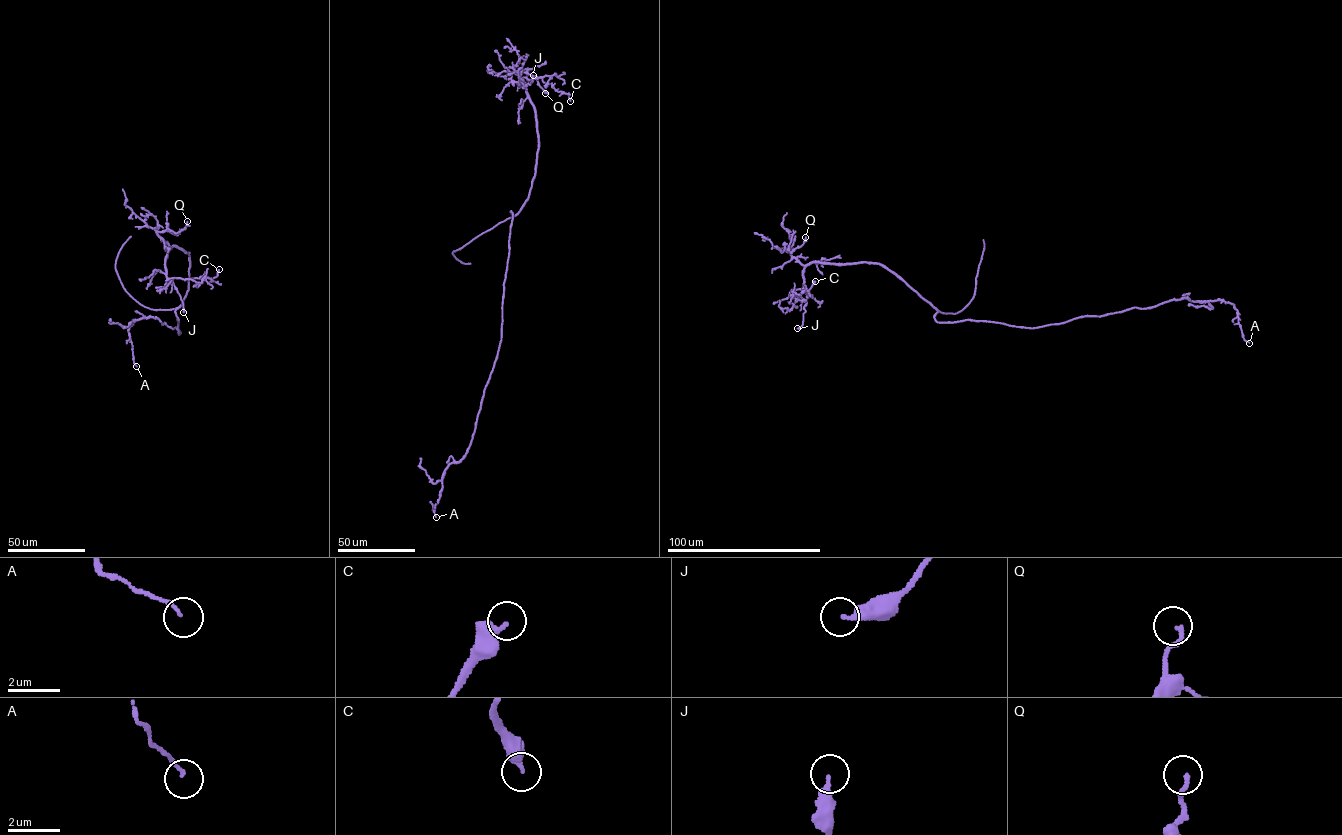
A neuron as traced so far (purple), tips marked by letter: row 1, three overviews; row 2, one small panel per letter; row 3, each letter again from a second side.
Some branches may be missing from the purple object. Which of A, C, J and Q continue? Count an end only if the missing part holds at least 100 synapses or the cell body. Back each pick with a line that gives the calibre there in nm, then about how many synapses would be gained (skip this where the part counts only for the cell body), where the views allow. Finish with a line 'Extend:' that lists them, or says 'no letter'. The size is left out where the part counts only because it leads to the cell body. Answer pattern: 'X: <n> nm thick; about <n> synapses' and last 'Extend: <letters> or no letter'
Extend: no letter

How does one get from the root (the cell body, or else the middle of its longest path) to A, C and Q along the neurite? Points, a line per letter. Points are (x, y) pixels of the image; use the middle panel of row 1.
A: (507, 263), (502, 336), (497, 358), (468, 451), (444, 471), (440, 496), (432, 507), (436, 517)
C: (507, 263), (511, 211), (515, 215), (528, 197), (538, 145), (534, 107), (518, 82), (541, 77), (570, 101)
Q: (507, 263), (511, 211), (515, 215), (528, 197), (538, 145), (534, 107), (516, 72), (534, 76), (545, 93)

